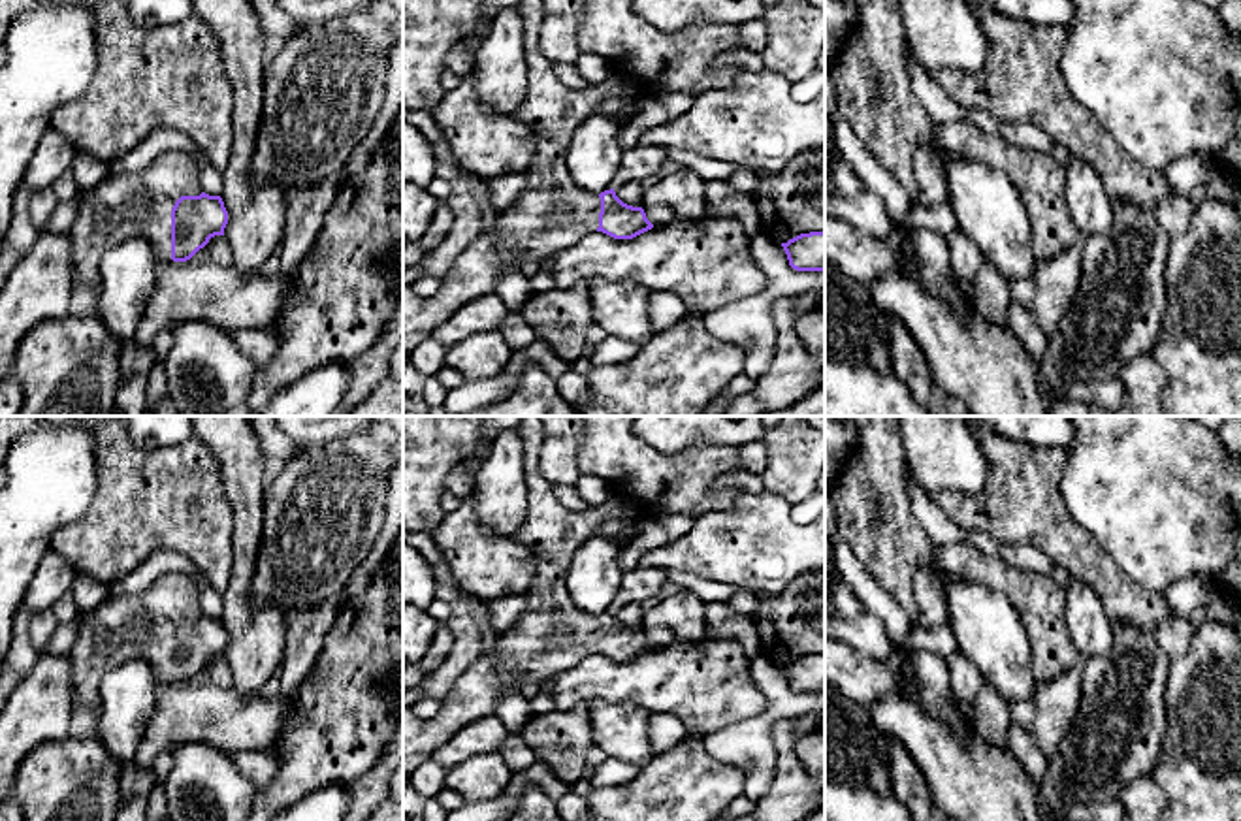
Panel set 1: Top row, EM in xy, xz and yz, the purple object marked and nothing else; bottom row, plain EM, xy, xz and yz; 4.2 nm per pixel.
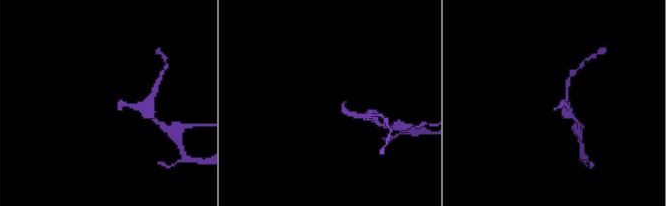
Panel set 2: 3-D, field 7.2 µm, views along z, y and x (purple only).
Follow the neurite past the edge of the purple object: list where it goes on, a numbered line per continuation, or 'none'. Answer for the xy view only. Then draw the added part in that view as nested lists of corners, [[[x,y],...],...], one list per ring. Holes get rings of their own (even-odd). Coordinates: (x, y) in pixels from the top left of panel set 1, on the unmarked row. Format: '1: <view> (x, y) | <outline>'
1: xy (123, 627) | [[[168,572],[139,595],[109,595],[83,614],[72,648],[73,691],[98,712],[102,678],[143,659],[160,682],[171,682],[171,631],[181,618],[200,618],[198,589],[185,572]]]

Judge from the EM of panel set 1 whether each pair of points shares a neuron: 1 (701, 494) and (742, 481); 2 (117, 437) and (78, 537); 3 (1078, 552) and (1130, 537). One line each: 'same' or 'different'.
1: different
2: same
3: different

